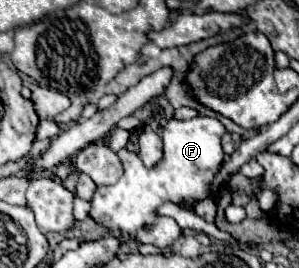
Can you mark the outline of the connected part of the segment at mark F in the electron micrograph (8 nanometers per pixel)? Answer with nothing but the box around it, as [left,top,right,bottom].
[90,117,224,247]

